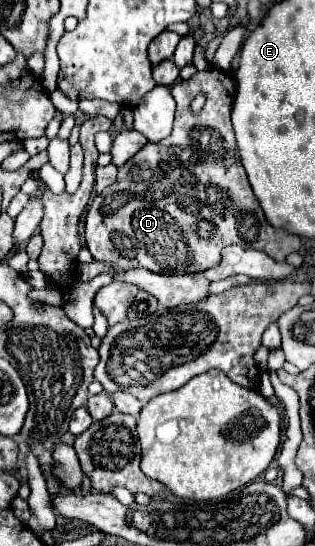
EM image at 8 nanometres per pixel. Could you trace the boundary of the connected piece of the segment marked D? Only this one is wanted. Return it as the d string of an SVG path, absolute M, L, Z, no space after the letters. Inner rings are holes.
M210 66L202 72L196 72L190 80L178 82L172 88L172 96L178 104L172 134L162 142L146 144L134 158L118 168L118 180L94 198L86 214L86 246L96 260L110 262L116 270L142 266L156 274L182 276L218 266L220 250L228 244L262 250L278 262L284 262L288 254L298 252L298 236L290 236L288 232L272 228L266 222L264 212L246 178L244 166L236 158L236 140L230 122L234 92L228 88L224 78L234 76L222 72L216 66ZM198 92L206 92L206 102L198 114L192 114L190 102Z

